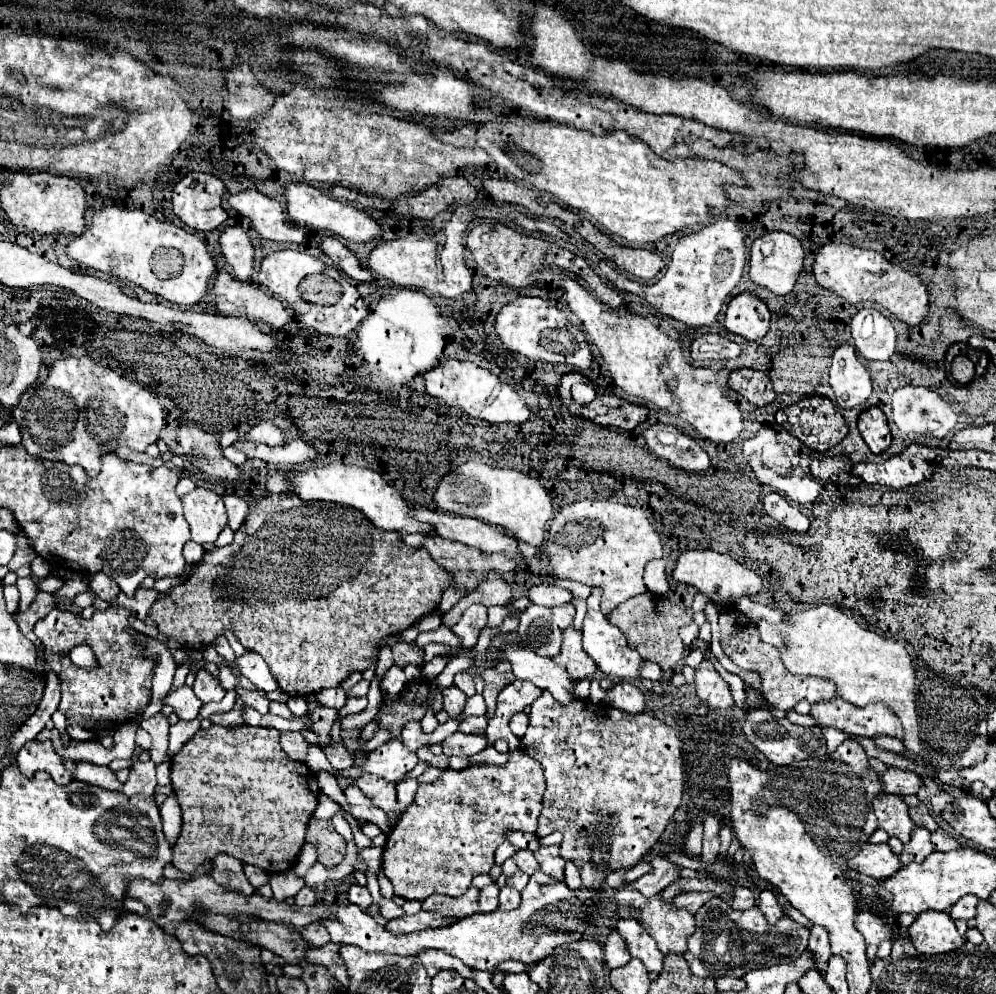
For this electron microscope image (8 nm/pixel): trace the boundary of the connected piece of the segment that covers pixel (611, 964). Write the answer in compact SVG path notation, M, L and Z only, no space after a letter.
M615 930L609 934L603 950L605 950L605 968L607 968L607 970L621 968L621 966L625 966L625 964L631 960L623 938L621 938Z

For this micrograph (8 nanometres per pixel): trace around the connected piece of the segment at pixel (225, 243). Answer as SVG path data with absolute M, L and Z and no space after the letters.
M239 224L225 228L219 238L219 244L221 244L225 260L233 266L235 276L239 280L249 280L249 276L253 274L253 264L255 264L255 248L249 236L245 234L245 230Z

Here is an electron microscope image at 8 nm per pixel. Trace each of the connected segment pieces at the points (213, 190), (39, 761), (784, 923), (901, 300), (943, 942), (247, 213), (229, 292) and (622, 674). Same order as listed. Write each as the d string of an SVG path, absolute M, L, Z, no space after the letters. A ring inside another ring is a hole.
M187 174L173 190L173 212L193 230L209 232L221 226L229 216L221 206L225 184L211 176Z
M27 742L17 754L17 764L27 778L31 778L37 770L45 770L57 784L69 784L73 780L73 776L63 766L63 758L57 756L51 742Z
M711 898L703 904L697 914L697 930L689 938L689 950L685 952L685 960L689 968L699 978L721 978L721 976L745 976L749 970L783 964L797 960L807 950L809 928L801 926L789 916L783 916L777 924L765 922L765 916L757 906L745 912L737 912L727 906L719 898ZM711 952L711 958L709 958Z
M823 244L815 254L813 262L813 276L821 288L835 292L839 298L847 300L849 304L859 302L877 302L887 308L897 320L905 322L907 326L919 326L927 316L927 286L921 282L919 276L905 272L901 266L887 262L881 254L873 250L863 250L849 244Z
M945 912L919 914L909 926L909 938L921 954L945 954L961 948L963 944L955 922Z
M243 190L235 196L229 196L229 206L239 214L253 222L253 228L267 240L275 242L305 242L305 230L297 226L285 212L285 208L261 194L259 190Z
M221 272L213 284L217 310L225 316L243 316L249 320L265 322L273 328L283 328L291 320L291 312L281 300L271 296L259 286L239 282L227 272Z
M593 588L591 596L587 598L587 616L585 616L585 622L583 622L583 648L585 652L597 662L599 670L605 672L607 676L613 676L613 678L623 678L623 680L637 680L641 678L641 666L643 666L643 658L627 646L627 640L625 636L621 634L619 628L615 628L605 616L603 612L599 610L599 604L601 604L601 588Z

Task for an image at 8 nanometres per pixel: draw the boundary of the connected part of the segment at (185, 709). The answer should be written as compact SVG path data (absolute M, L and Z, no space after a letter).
M181 686L175 692L169 692L163 698L163 702L175 708L175 714L179 716L179 720L195 720L203 706L201 700L193 694L193 690L189 686Z

